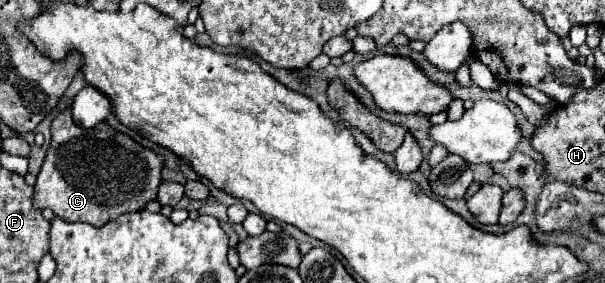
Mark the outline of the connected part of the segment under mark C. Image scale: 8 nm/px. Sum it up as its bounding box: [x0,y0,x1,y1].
[33,108,165,228]

